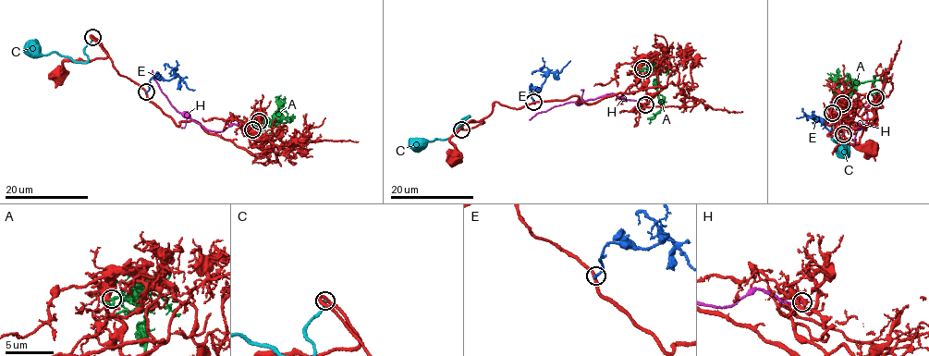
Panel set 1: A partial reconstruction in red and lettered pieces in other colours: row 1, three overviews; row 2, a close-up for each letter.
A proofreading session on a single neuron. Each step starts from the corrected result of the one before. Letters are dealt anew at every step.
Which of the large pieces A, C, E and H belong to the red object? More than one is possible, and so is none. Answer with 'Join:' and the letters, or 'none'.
Join: A

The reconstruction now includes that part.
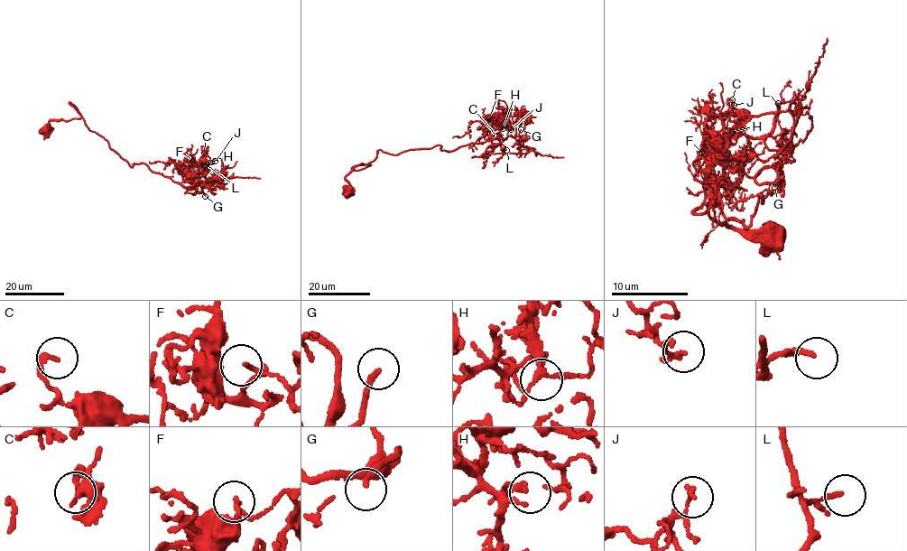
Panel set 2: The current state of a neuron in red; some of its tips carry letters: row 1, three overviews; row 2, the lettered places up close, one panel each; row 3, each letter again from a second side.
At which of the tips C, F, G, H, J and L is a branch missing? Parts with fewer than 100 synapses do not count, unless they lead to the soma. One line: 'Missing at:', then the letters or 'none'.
Missing at: G

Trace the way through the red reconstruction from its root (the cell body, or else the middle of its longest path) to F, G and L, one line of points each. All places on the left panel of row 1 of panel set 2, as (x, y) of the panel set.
F: (47, 130), (50, 120), (79, 114), (130, 166), (143, 163), (190, 189), (199, 162), (192, 161)
G: (47, 130), (50, 120), (79, 114), (130, 166), (143, 163), (187, 188), (197, 182), (205, 196)
L: (47, 130), (50, 120), (79, 114), (130, 166), (143, 163), (190, 189), (194, 167), (206, 164)

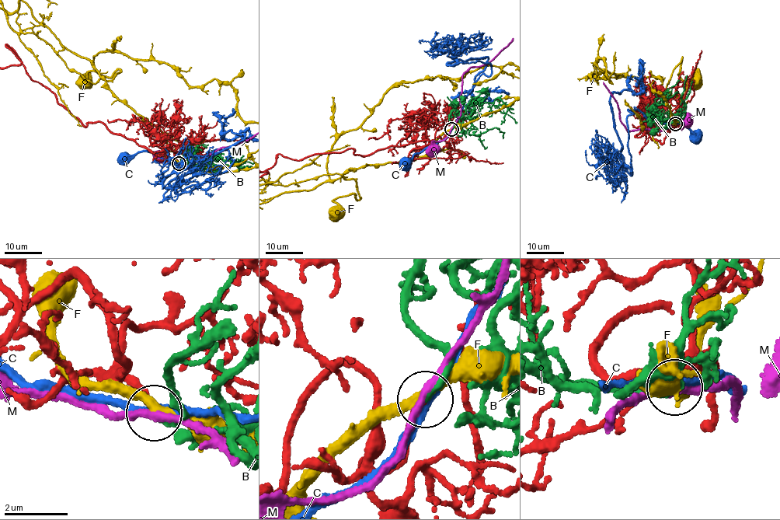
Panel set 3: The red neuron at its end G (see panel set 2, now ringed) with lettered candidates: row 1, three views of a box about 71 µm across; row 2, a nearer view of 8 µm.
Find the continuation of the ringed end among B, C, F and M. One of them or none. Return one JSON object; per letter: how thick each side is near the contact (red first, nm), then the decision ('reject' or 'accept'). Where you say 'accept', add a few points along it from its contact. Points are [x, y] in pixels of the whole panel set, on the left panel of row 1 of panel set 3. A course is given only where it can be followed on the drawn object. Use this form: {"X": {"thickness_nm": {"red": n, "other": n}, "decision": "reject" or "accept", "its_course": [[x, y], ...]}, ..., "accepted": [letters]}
{"B": {"thickness_nm": {"red": 200, "other": 180}, "decision": "accept"}, "C": {"thickness_nm": {"red": 240, "other": 200}, "decision": "reject"}, "F": {"thickness_nm": {"red": 240, "other": 320}, "decision": "reject"}, "M": {"thickness_nm": {"red": 220, "other": 200}, "decision": "reject"}, "accepted": ["B"]}

